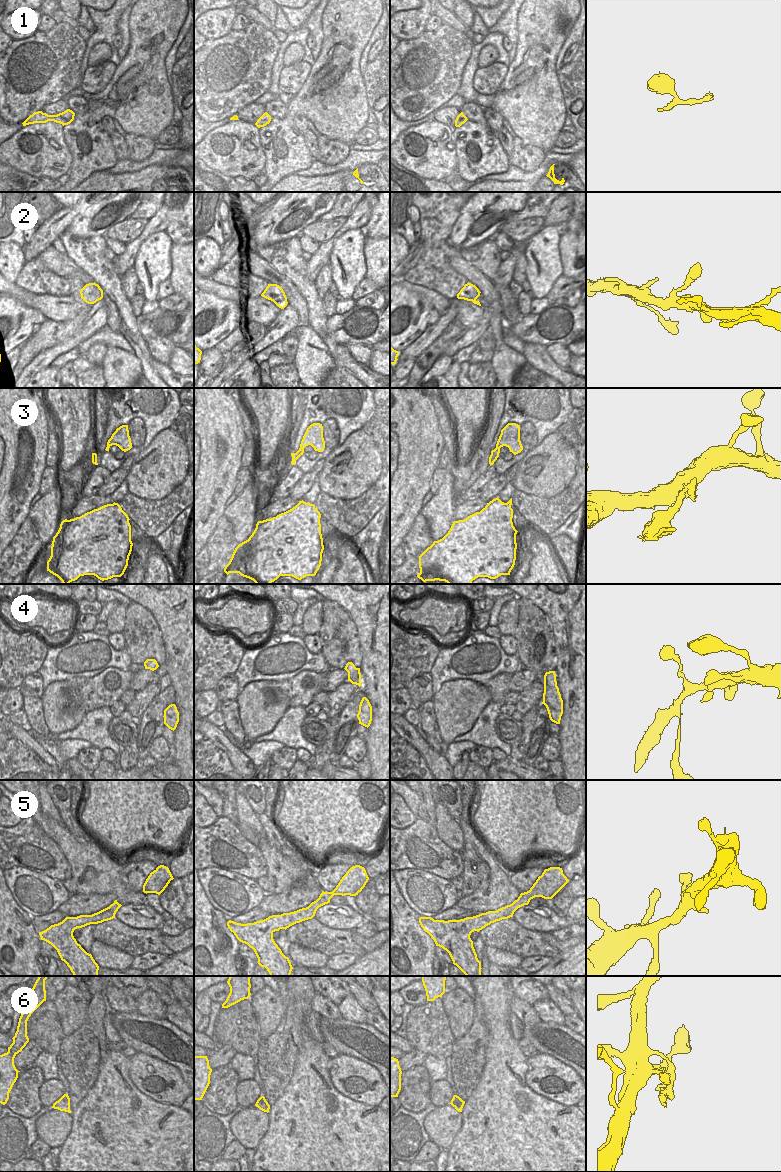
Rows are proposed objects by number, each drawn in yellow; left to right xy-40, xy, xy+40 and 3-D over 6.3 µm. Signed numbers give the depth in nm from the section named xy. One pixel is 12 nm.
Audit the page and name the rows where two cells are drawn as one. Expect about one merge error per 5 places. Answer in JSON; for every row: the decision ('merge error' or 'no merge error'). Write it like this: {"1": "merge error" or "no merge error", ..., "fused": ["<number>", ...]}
{"1": "no merge error", "2": "no merge error", "3": "no merge error", "4": "no merge error", "5": "no merge error", "6": "merge error", "fused": ["6"]}

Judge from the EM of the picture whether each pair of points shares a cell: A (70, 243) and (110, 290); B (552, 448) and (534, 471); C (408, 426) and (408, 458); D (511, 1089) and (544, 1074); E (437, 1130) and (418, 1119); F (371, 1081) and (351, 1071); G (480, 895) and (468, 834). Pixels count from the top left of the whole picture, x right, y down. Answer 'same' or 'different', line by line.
A: same
B: same
C: same
D: different
E: different
F: same
G: same

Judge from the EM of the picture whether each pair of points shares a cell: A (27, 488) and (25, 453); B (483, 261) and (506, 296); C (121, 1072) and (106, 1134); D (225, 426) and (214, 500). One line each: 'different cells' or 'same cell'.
A: same cell
B: same cell
C: same cell
D: same cell

